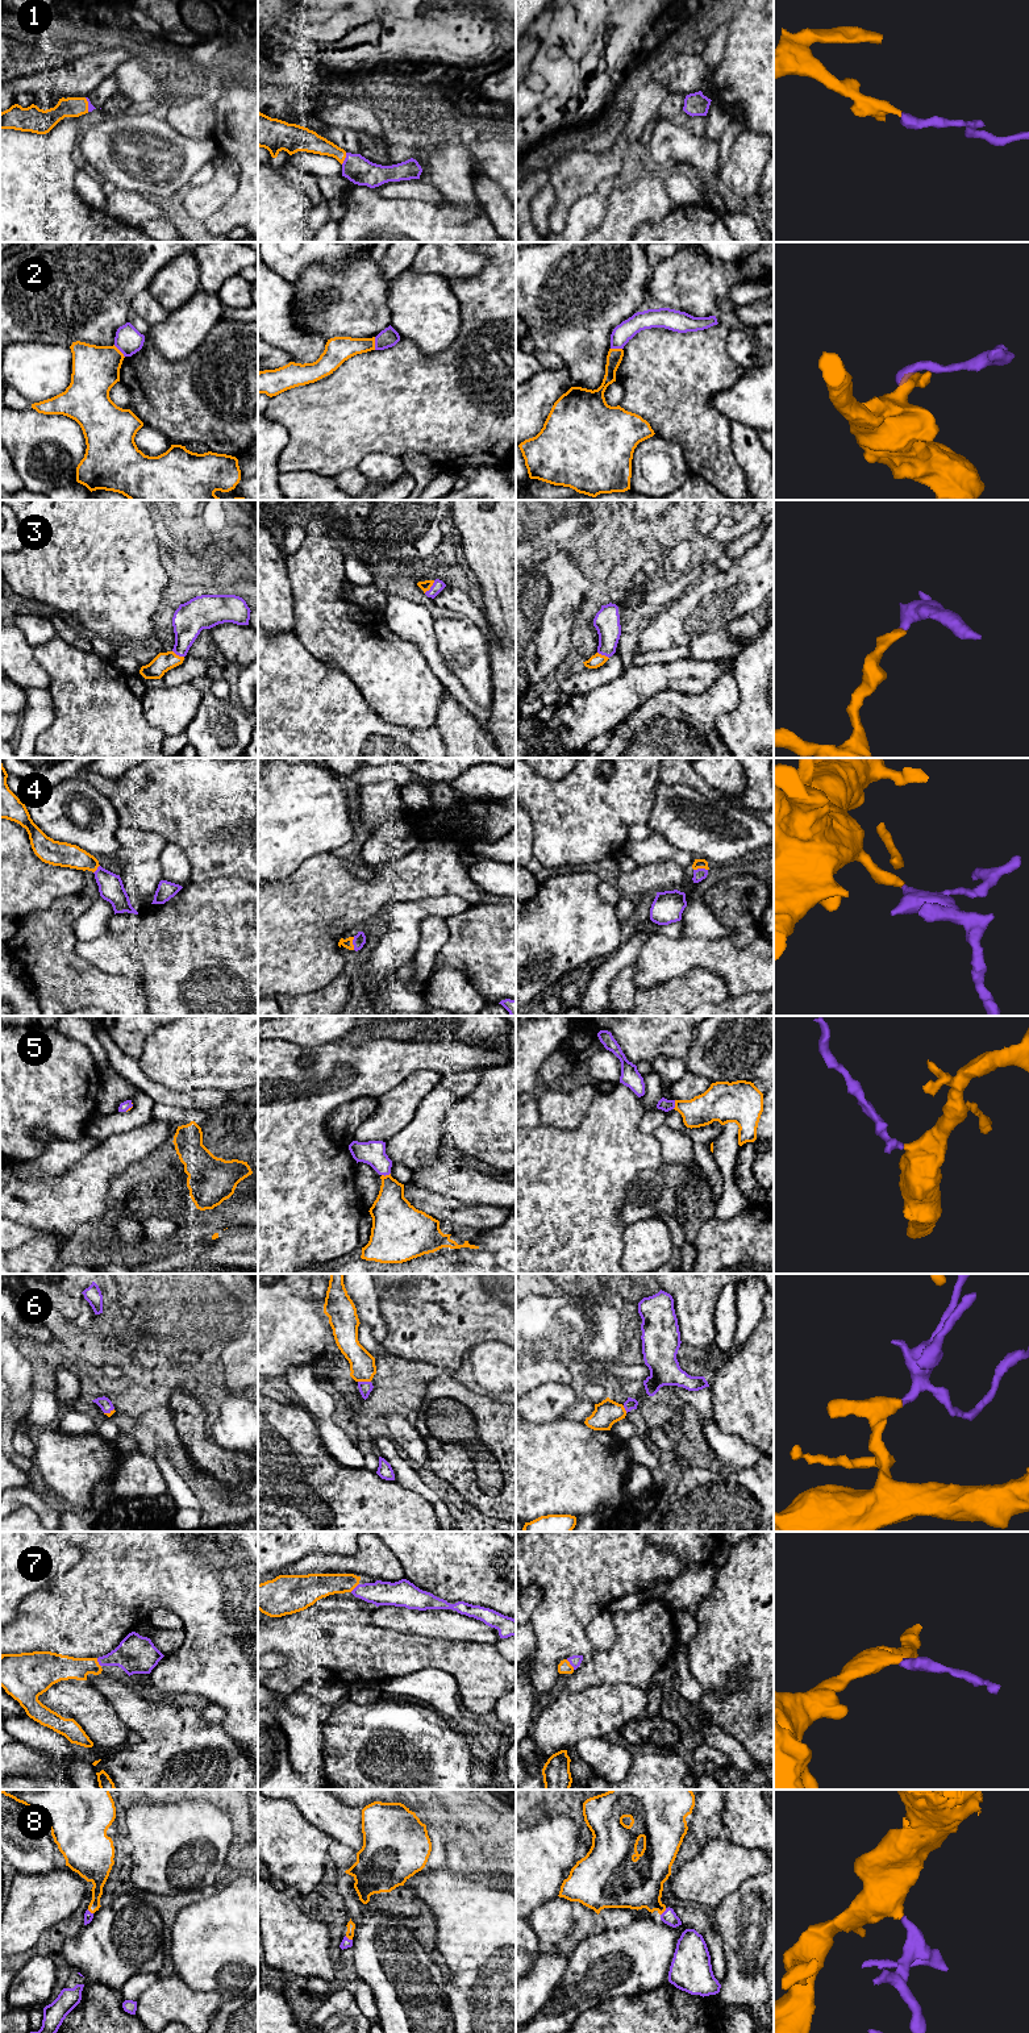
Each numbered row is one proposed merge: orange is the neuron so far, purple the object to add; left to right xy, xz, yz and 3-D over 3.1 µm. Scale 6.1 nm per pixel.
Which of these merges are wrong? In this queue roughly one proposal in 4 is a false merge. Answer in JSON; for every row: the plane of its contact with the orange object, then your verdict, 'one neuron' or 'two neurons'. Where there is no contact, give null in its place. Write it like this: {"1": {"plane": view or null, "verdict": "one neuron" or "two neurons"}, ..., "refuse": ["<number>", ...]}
{"1": {"plane": "xz", "verdict": "one neuron"}, "2": {"plane": "xz", "verdict": "two neurons"}, "3": {"plane": "xz", "verdict": "one neuron"}, "4": {"plane": "yz", "verdict": "one neuron"}, "5": {"plane": "xz", "verdict": "one neuron"}, "6": {"plane": "xz", "verdict": "one neuron"}, "7": {"plane": "yz", "verdict": "one neuron"}, "8": {"plane": "xz", "verdict": "one neuron"}, "refuse": ["2"]}

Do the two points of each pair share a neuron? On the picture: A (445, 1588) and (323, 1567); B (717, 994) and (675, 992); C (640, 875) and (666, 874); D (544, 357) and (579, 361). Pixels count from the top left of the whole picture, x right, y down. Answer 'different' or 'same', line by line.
A: same
B: same
C: same
D: different

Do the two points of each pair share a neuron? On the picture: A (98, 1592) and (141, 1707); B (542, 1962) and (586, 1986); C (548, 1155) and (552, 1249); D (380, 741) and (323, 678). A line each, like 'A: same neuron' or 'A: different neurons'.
A: different neurons
B: different neurons
C: same neuron
D: same neuron

